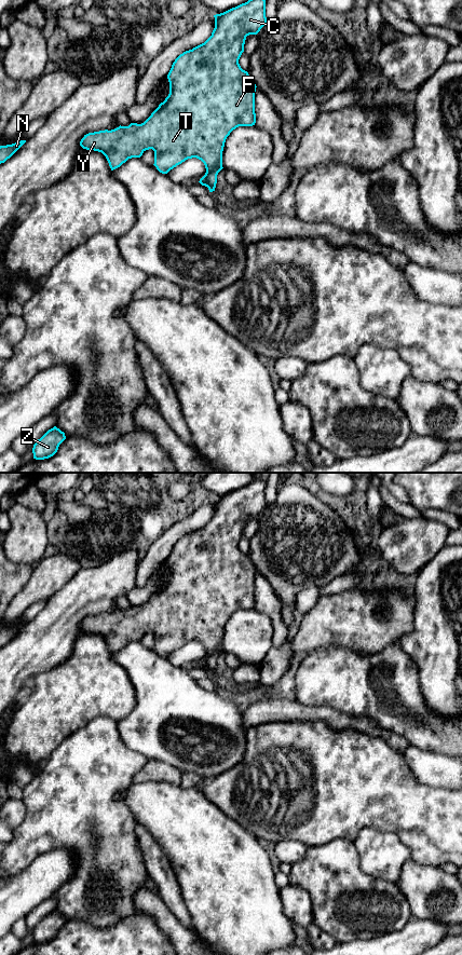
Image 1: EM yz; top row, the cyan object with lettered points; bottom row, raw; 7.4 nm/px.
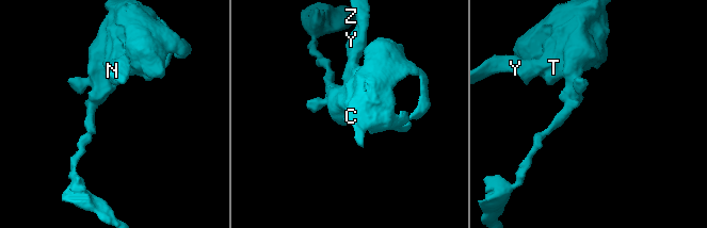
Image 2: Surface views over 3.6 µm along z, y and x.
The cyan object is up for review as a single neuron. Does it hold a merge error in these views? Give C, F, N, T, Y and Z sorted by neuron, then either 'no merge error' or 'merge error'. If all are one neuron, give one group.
groups C F N T Y / Z; merge error

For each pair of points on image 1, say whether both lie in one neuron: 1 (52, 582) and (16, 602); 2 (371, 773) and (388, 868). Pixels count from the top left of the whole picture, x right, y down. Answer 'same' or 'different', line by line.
1: same
2: different

